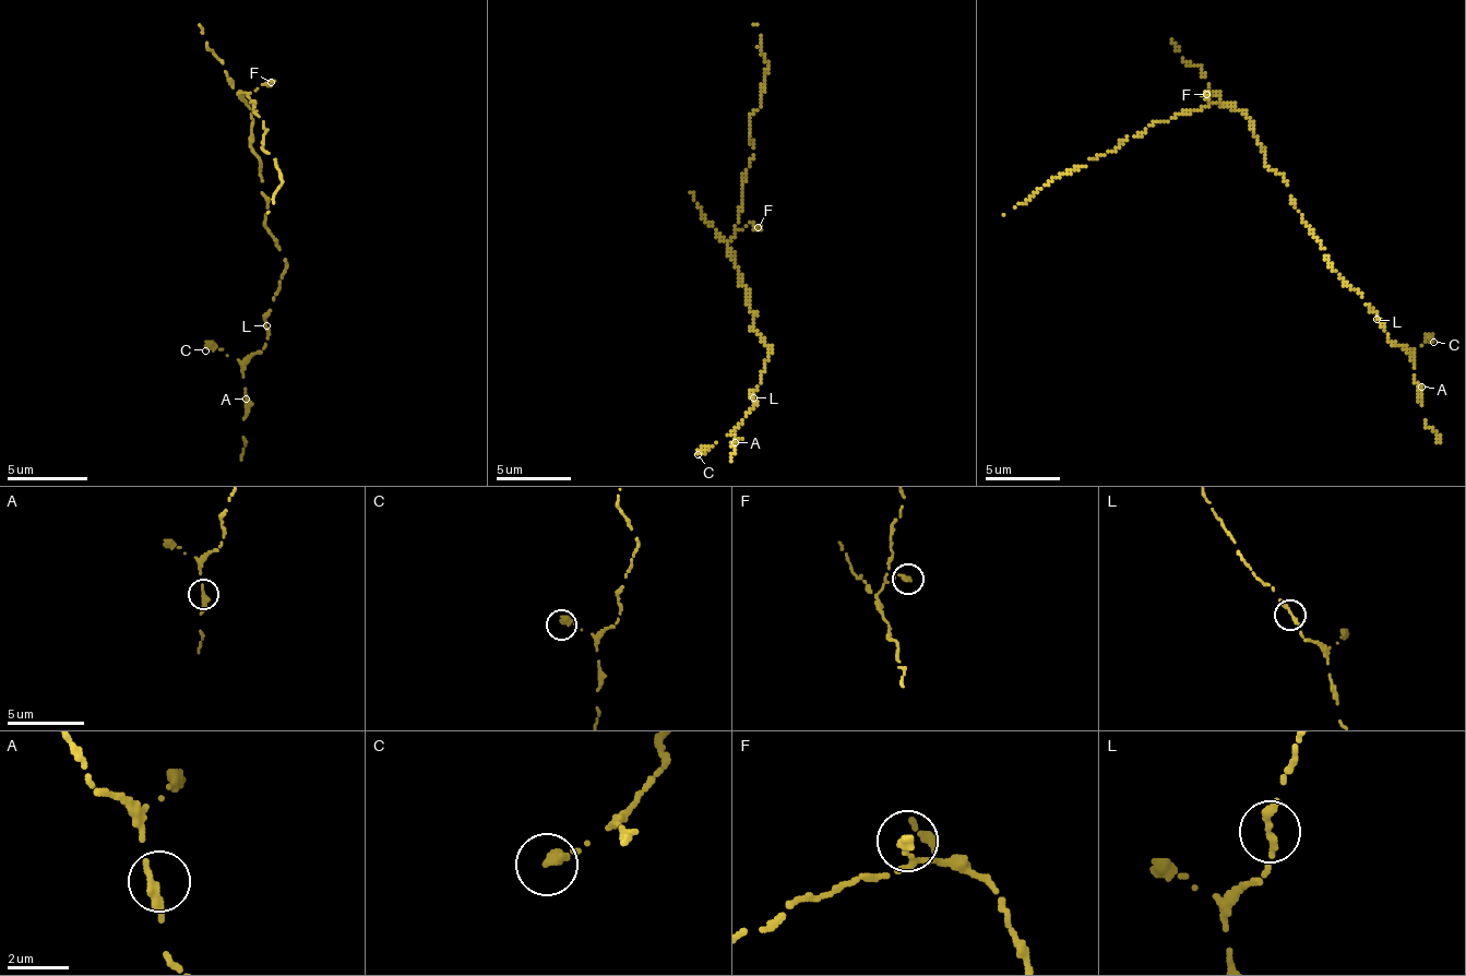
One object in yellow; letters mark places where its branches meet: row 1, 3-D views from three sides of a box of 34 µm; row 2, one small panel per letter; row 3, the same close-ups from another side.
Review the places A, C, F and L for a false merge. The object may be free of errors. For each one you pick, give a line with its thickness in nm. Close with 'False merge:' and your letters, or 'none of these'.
False merge: none of these

